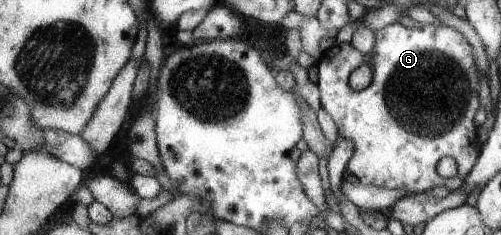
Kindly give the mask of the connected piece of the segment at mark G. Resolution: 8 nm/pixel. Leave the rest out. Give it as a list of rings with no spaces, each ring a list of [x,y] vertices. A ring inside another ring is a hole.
[[[394,22],[390,25],[378,29],[375,33],[376,43],[374,44],[373,52],[376,54],[362,53],[359,49],[356,49],[351,42],[337,42],[335,41],[332,46],[323,52],[316,62],[318,67],[318,81],[315,83],[318,86],[321,95],[321,107],[325,109],[335,121],[337,125],[337,131],[340,135],[346,137],[354,144],[352,157],[346,164],[346,174],[349,178],[354,180],[360,180],[363,184],[372,184],[380,186],[381,188],[388,188],[389,190],[404,190],[408,194],[419,194],[422,192],[430,192],[433,187],[444,185],[450,192],[455,192],[461,189],[461,184],[465,180],[466,175],[470,173],[470,170],[475,166],[480,148],[483,144],[481,132],[479,128],[474,126],[474,114],[480,109],[480,100],[478,89],[480,80],[478,77],[477,67],[474,64],[474,58],[472,57],[472,46],[462,36],[460,31],[440,23],[439,25],[422,23],[416,27],[405,27],[402,23]],[[369,64],[372,68],[373,76],[372,81],[368,87],[356,91],[352,89],[349,84],[350,74],[358,69],[361,65]],[[442,157],[453,157],[457,163],[458,177],[443,178],[436,172],[436,165]]]

